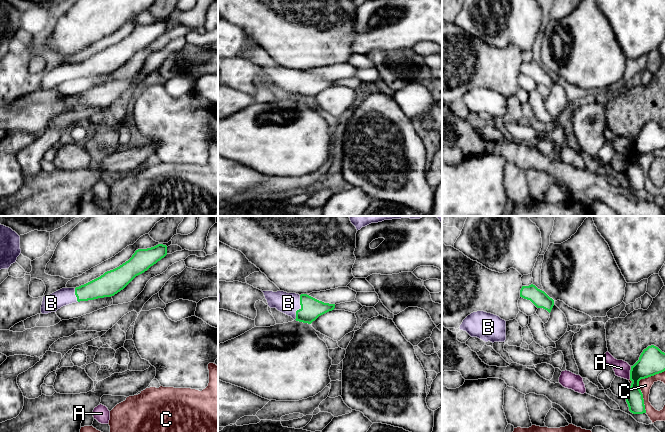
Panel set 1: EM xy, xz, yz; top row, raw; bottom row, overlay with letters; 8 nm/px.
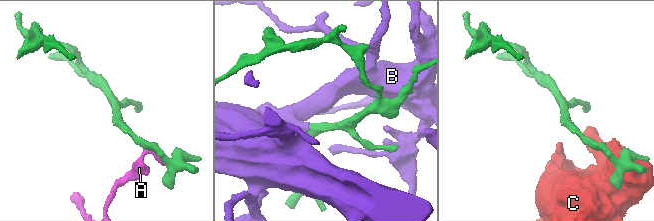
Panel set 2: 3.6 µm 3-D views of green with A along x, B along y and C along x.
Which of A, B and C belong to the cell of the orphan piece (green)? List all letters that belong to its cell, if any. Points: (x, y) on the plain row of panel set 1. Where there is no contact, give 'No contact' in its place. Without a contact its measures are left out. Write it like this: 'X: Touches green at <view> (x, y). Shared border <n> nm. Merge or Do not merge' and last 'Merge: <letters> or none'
A: Touches green at yz (630, 148). Shared border 110 nm. Do not merge
B: Touches green at xz (301, 83). Shared border 200 nm. Merge
C: Touches green at yz (638, 160). Shared border 380 nm. Do not merge
Merge: B

